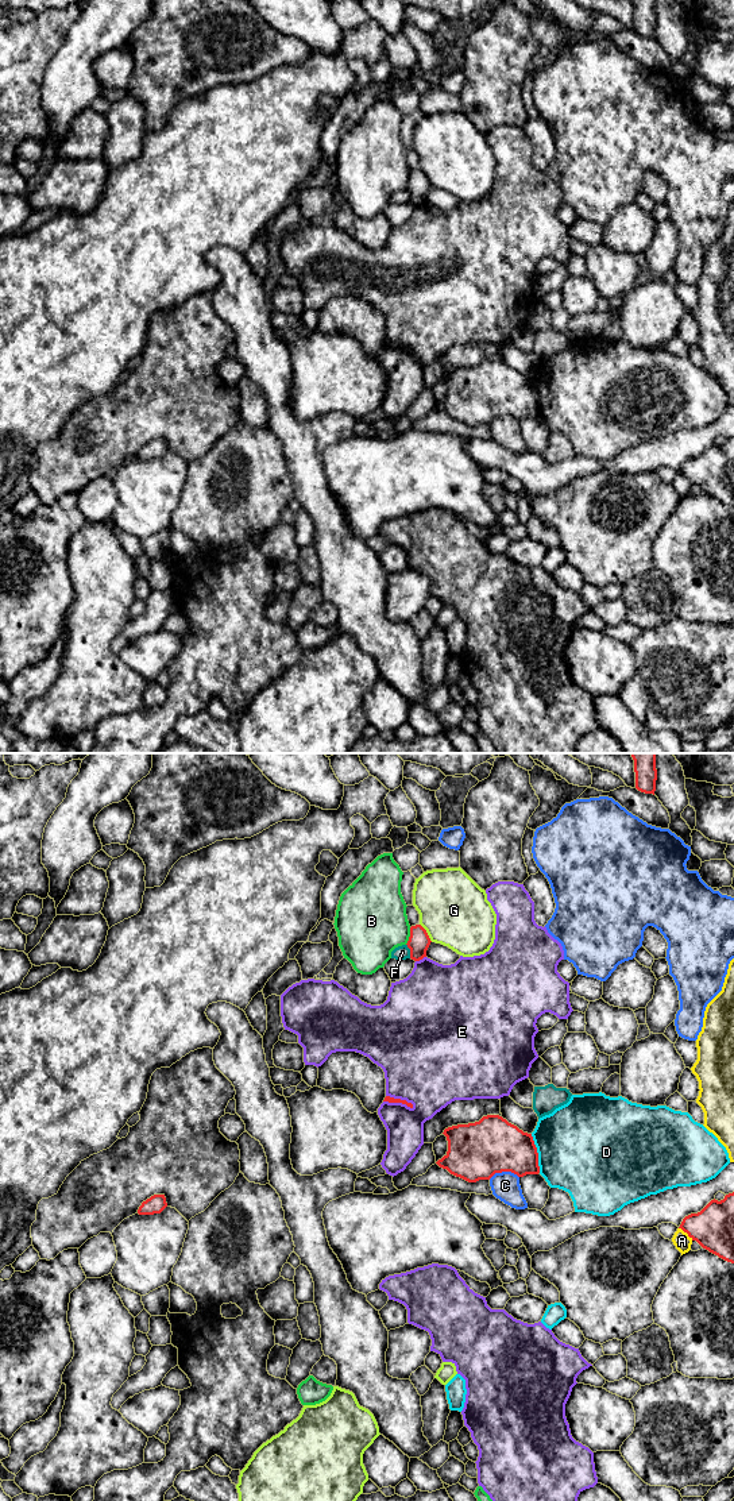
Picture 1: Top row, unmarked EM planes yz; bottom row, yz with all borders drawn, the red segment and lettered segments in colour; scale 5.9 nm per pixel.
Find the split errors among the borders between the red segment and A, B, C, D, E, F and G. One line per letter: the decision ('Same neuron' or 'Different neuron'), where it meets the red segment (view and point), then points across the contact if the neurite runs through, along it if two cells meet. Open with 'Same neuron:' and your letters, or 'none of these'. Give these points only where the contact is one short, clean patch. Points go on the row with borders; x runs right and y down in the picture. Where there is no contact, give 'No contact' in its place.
Same neuron: none of these
A: Different neuron. Touches red at yz (686, 1231)
B: Different neuron. Touches red at yz (410, 936)
C: Different neuron. Touches red at yz (503, 1170)
D: Different neuron. Touches red at yz (537, 1153)
E: Different neuron. Touches red at yz (398, 1102)
F: Different neuron. Touches red at yz (410, 950). Boundary: yz (406, 944), (410, 957)
G: Different neuron. Touches red at yz (427, 933)

